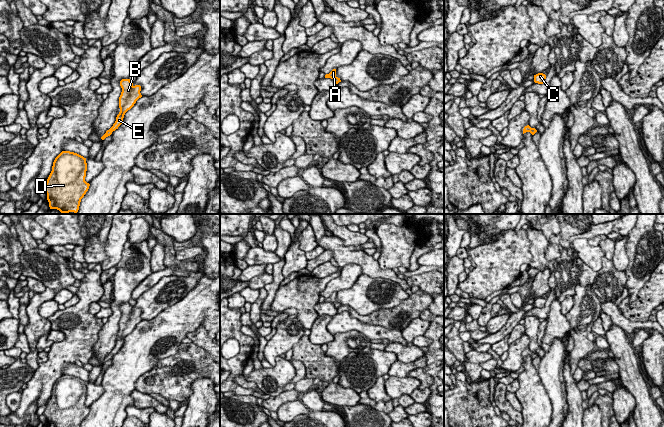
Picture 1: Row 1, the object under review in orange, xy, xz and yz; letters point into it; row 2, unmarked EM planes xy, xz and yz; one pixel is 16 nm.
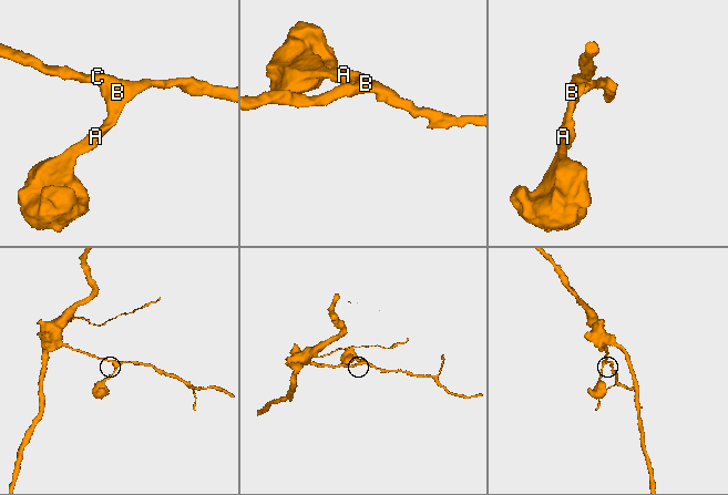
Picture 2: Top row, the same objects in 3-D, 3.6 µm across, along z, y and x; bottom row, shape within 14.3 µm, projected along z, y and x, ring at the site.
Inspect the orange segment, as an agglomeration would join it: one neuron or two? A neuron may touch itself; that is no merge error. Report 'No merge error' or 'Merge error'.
No merge error

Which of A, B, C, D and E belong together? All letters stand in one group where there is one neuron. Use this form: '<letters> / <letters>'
A B C D E

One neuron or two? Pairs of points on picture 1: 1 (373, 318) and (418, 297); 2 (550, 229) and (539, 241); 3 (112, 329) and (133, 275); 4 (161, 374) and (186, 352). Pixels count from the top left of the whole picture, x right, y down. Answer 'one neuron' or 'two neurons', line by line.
1: one neuron
2: two neurons
3: one neuron
4: one neuron

